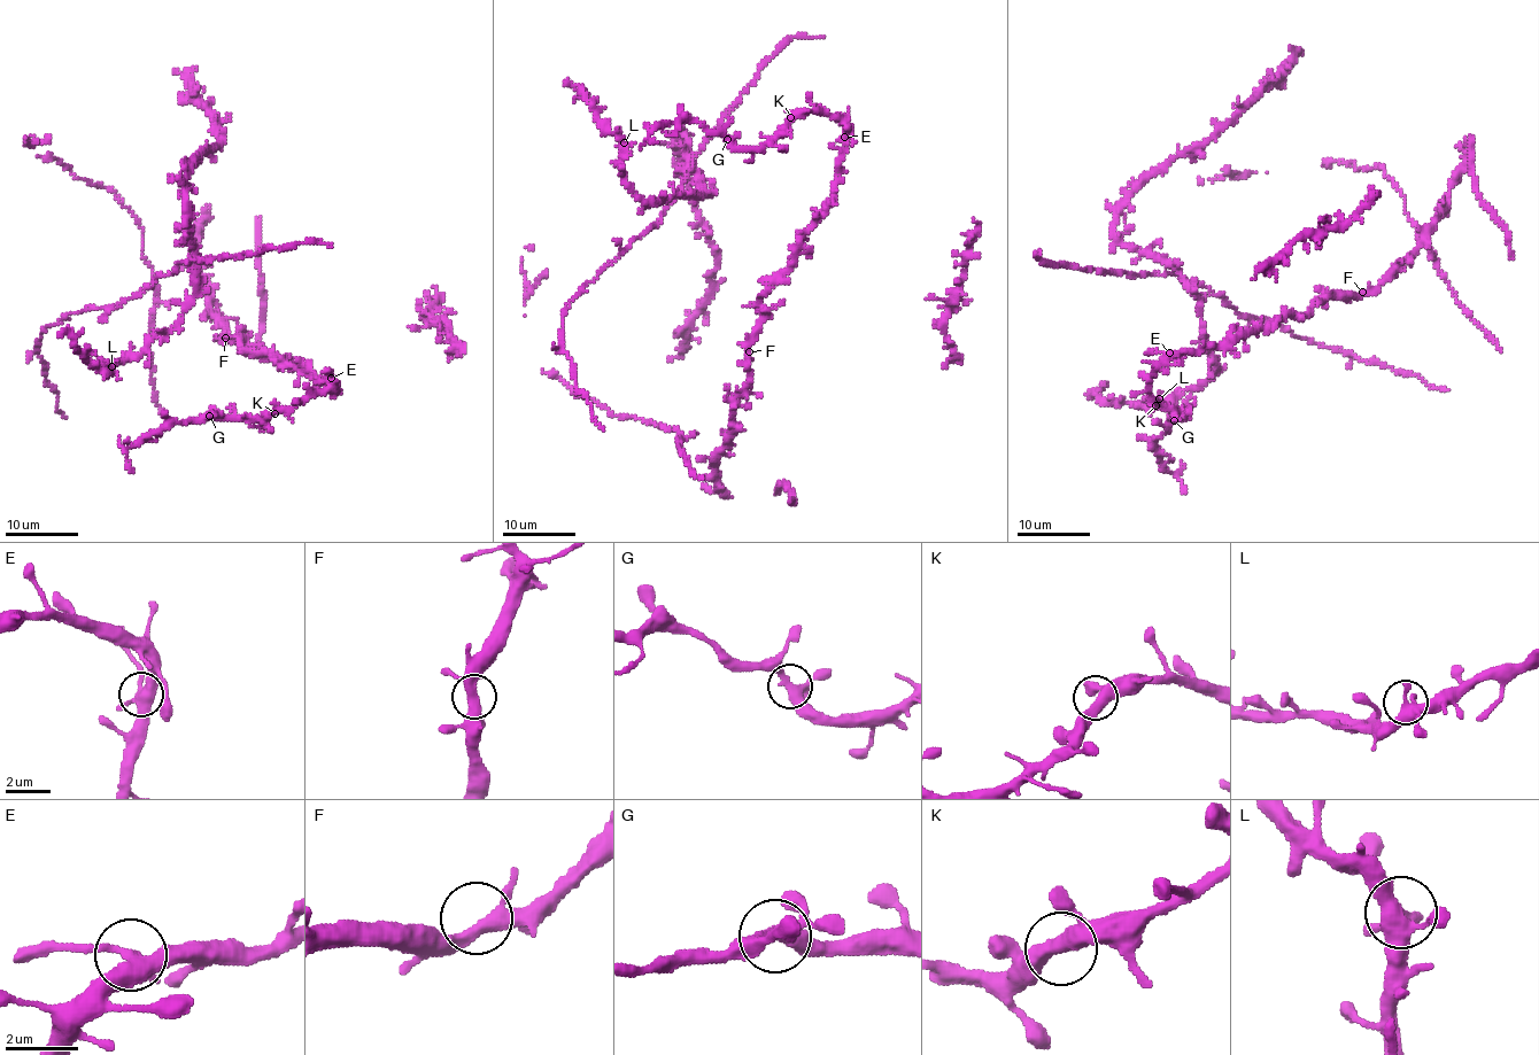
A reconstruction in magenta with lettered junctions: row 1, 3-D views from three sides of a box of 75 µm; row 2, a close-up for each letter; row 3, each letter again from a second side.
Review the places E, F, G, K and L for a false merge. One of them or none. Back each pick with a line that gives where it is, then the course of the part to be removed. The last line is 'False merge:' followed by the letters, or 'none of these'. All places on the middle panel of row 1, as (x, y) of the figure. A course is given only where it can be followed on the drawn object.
E: (844, 137) | (844, 137), (836, 114)
False merge: E

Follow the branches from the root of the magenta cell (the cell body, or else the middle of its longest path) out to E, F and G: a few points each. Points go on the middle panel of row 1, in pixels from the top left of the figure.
E: (794, 119), (816, 111), (837, 115), (848, 128), (844, 137)
F: (794, 119), (834, 114), (847, 141), (835, 199), (763, 294), (749, 351)
G: (794, 119), (782, 134), (758, 146), (739, 149), (727, 139)

